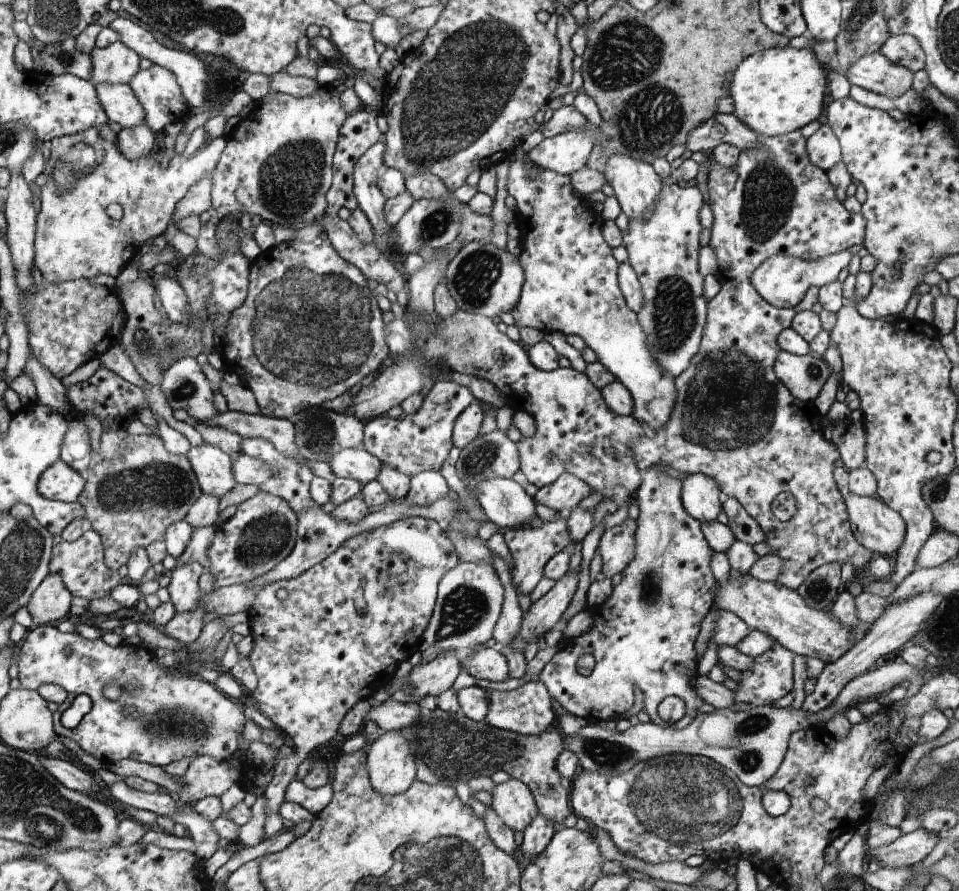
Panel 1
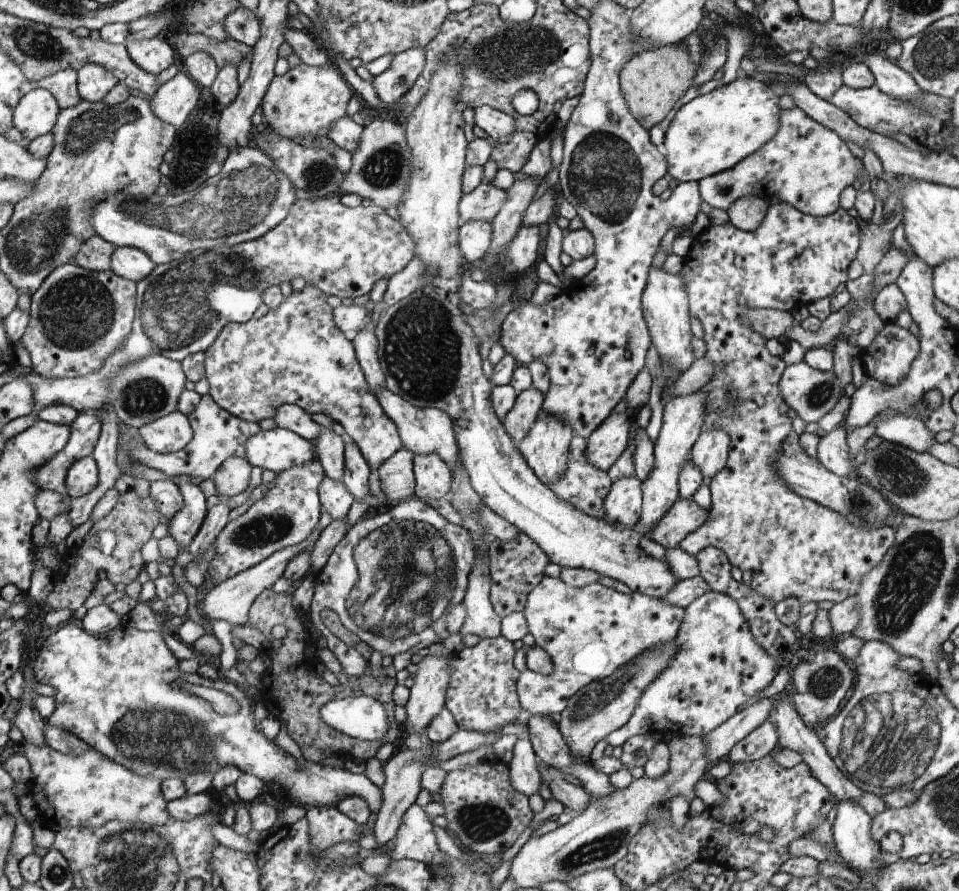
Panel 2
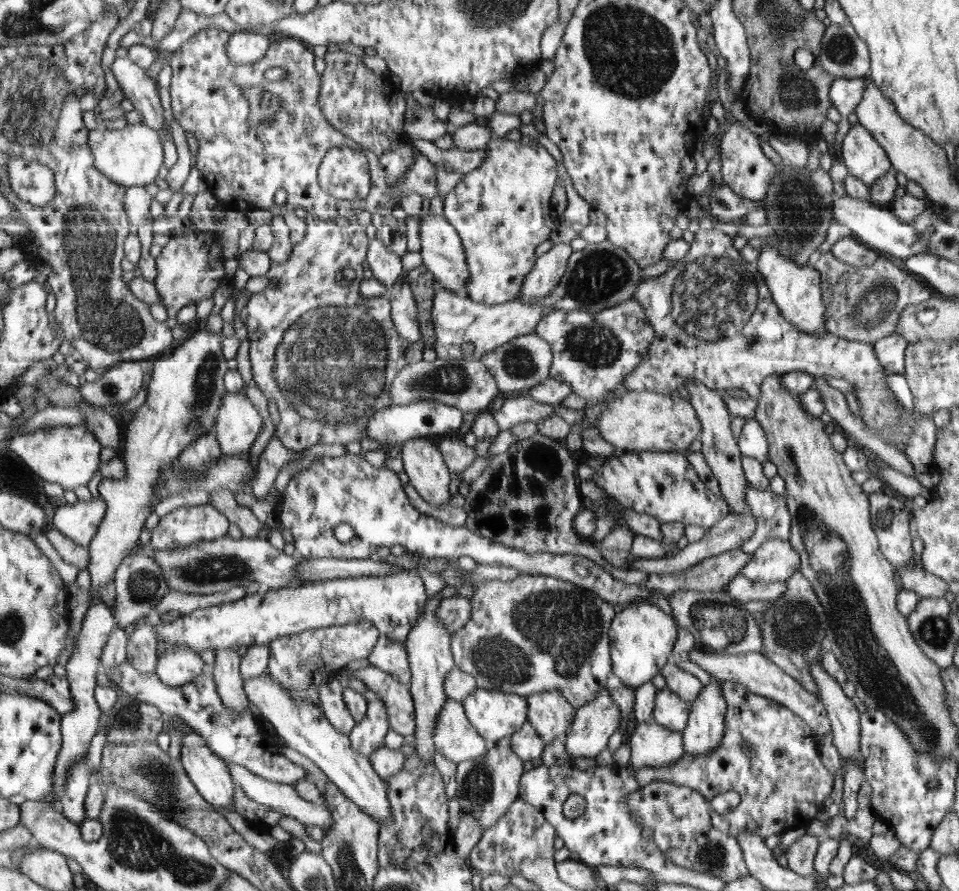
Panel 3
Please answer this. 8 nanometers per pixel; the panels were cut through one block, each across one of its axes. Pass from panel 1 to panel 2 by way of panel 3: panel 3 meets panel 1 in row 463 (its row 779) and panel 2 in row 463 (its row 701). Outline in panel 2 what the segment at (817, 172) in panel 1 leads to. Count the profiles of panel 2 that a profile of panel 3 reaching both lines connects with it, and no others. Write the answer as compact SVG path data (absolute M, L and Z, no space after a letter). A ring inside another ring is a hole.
M780 201L778 204L774 204L774 206L769 206L763 224L755 232L746 233L745 231L734 227L732 223L727 223L724 225L711 225L701 234L693 237L692 248L690 248L688 255L684 257L684 267L679 273L687 288L688 297L690 298L690 313L698 318L703 325L703 341L707 345L707 354L704 357L717 366L717 372L713 377L713 381L702 388L708 396L707 414L704 420L703 429L721 429L722 431L725 431L732 440L732 448L729 450L729 459L724 470L712 477L712 482L710 482L709 485L709 490L711 491L711 509L709 510L708 521L701 528L698 528L698 531L692 532L692 534L690 534L683 542L680 542L679 546L687 554L694 557L707 547L715 547L722 550L724 555L729 559L730 565L739 568L742 571L742 583L746 587L752 588L755 592L758 592L762 597L765 597L772 605L776 605L778 602L784 601L789 597L798 598L800 603L820 603L828 601L834 602L834 605L836 605L852 596L856 596L864 576L867 573L870 573L870 570L873 570L885 558L886 552L895 542L896 528L892 528L890 525L884 525L878 529L865 529L864 527L850 523L839 513L822 507L816 502L801 498L794 494L793 491L789 490L788 484L781 478L776 464L778 458L780 458L782 454L782 446L784 446L786 438L788 438L793 430L791 426L792 420L786 416L789 406L782 398L779 388L781 378L784 376L785 370L788 367L782 358L777 358L770 354L766 348L767 340L760 334L757 334L752 327L748 327L741 320L741 314L746 309L775 309L777 307L774 307L774 302L798 302L798 298L800 298L802 305L808 306L816 300L833 296L838 292L848 282L848 267L855 259L857 259L862 236L860 224L860 220L852 218L852 216L850 216L850 214L843 208L840 208L837 212L834 212L834 214L826 217L814 217L800 213L794 206Z

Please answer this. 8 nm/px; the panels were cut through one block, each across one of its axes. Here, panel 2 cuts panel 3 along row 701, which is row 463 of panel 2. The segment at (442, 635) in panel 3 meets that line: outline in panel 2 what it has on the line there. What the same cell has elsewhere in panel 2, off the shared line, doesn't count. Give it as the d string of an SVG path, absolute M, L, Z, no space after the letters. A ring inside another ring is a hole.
M413 454L413 472L415 475L415 497L420 500L438 500L448 497L452 489L452 469L440 455Z

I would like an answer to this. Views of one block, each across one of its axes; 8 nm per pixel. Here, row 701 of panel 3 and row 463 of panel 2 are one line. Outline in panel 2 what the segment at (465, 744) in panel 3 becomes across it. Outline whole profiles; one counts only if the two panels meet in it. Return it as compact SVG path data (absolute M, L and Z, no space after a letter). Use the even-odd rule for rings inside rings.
M387 386L380 387L375 392L385 414L397 424L397 430L400 432L401 442L408 451L416 455L428 455L435 453L452 469L460 461L460 448L457 446L456 431L452 427L452 420L445 411L437 407L416 407L390 391Z

